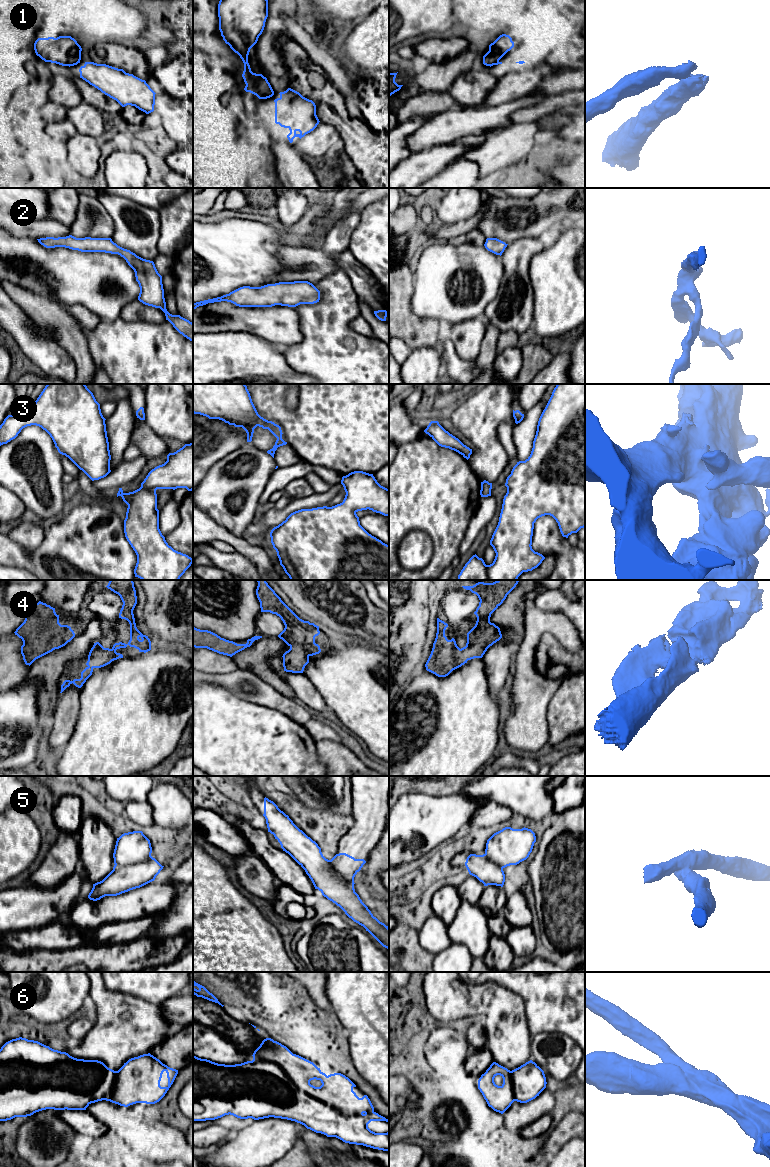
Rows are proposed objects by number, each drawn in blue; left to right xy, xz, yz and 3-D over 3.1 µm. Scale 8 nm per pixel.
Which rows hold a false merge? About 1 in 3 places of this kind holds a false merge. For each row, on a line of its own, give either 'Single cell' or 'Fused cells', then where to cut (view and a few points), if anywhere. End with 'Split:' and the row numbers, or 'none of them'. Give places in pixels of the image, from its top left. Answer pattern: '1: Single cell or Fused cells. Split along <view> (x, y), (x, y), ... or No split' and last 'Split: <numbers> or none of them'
1: Fused cells. Split along yz (498, 61), (494, 64)
2: Single cell. No split
3: Single cell. No split
4: Single cell. No split
5: Single cell. No split
6: Fused cells. Split along xz (253, 1057), (276, 1063), (300, 1089), (339, 1111), (362, 1114)
Split: 1, 6

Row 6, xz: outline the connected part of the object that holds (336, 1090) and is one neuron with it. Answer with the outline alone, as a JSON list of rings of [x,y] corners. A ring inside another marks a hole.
[[[271,1038],[264,1039],[252,1056],[279,1065],[300,1090],[343,1114],[374,1112],[368,1096],[359,1098],[353,1091],[356,1085],[348,1077],[341,1073],[327,1076],[313,1062],[293,1054],[286,1046]],[[314,1079],[320,1080],[322,1085],[311,1085],[310,1081]]]

